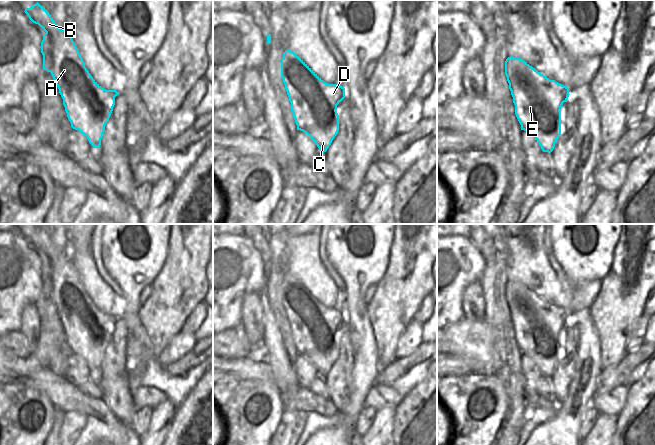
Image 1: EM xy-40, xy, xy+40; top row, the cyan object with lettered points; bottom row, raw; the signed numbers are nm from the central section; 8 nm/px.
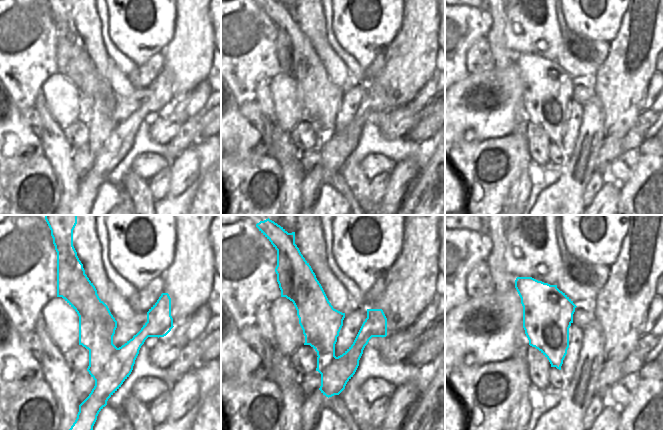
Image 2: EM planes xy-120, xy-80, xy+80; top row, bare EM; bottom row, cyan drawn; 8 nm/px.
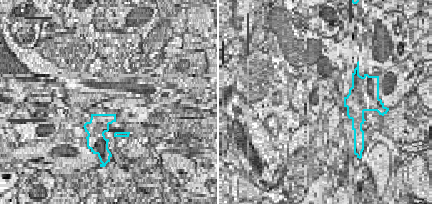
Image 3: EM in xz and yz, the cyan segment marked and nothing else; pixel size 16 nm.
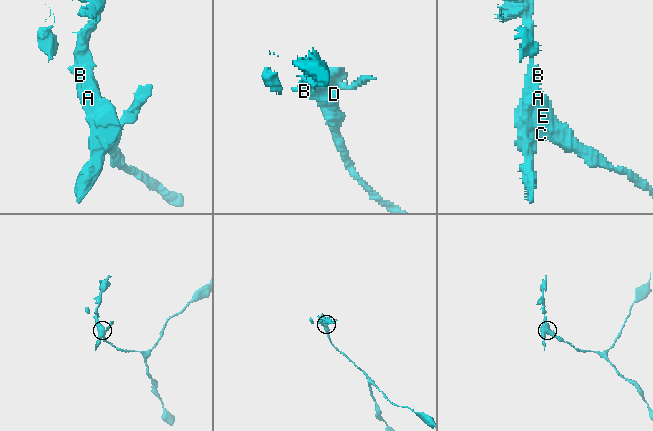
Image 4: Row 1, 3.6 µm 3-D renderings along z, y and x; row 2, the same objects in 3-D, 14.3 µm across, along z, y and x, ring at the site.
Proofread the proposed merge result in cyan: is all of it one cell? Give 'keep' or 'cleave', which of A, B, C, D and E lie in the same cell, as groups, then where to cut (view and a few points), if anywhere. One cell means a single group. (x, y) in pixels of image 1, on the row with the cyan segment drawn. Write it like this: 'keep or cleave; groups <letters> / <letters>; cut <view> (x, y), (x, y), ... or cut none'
cleave; groups A B D E / C; cut xy (336, 111), (329, 120), (308, 120), (303, 125), (302, 130)

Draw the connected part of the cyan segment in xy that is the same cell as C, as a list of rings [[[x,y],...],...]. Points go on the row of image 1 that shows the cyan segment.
[[[337,111],[331,120],[308,120],[303,125],[303,132],[311,137],[321,152],[326,152],[339,131]]]

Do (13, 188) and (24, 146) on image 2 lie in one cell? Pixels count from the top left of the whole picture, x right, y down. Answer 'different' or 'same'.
different

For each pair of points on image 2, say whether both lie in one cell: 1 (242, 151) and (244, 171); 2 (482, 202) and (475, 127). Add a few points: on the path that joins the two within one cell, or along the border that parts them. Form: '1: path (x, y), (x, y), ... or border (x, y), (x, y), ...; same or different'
1: border (266, 154), (252, 154), (239, 160), (231, 159); different
2: border (499, 137), (477, 142), (457, 142), (455, 144); different

